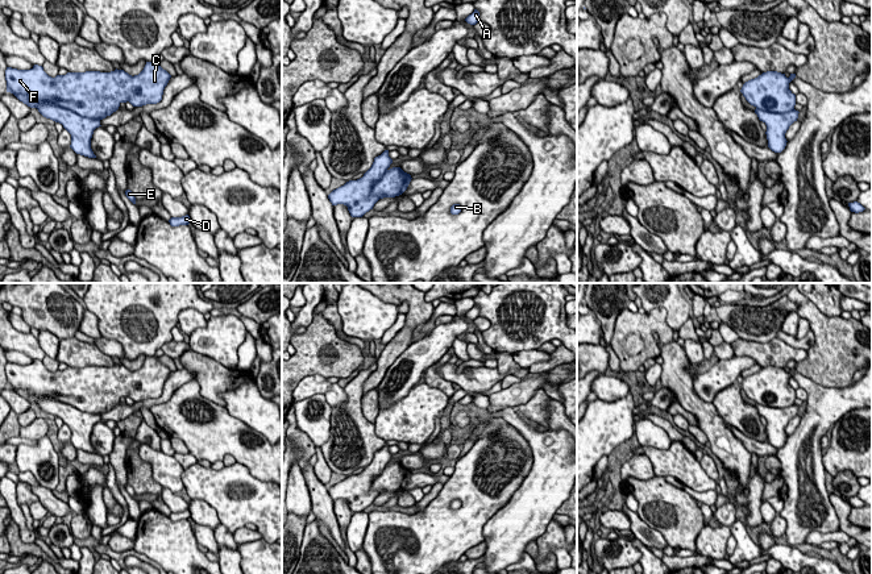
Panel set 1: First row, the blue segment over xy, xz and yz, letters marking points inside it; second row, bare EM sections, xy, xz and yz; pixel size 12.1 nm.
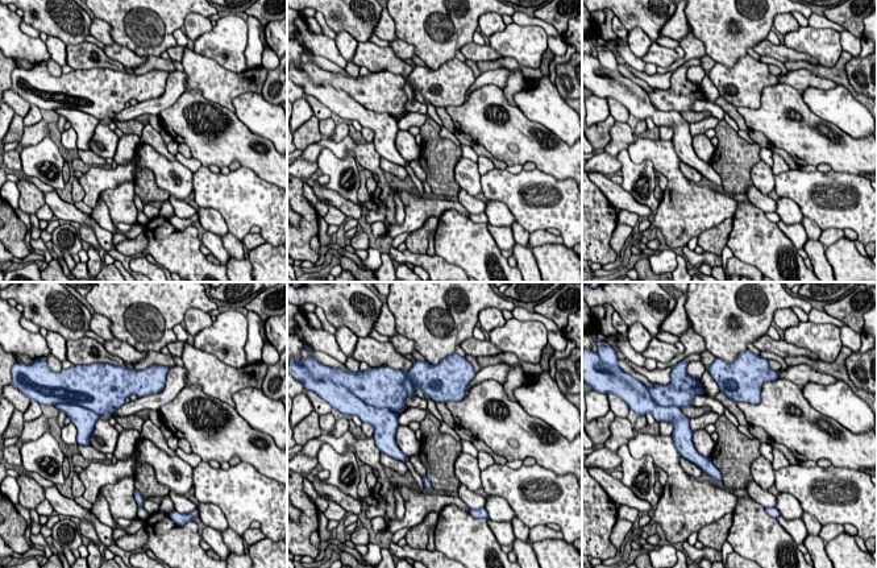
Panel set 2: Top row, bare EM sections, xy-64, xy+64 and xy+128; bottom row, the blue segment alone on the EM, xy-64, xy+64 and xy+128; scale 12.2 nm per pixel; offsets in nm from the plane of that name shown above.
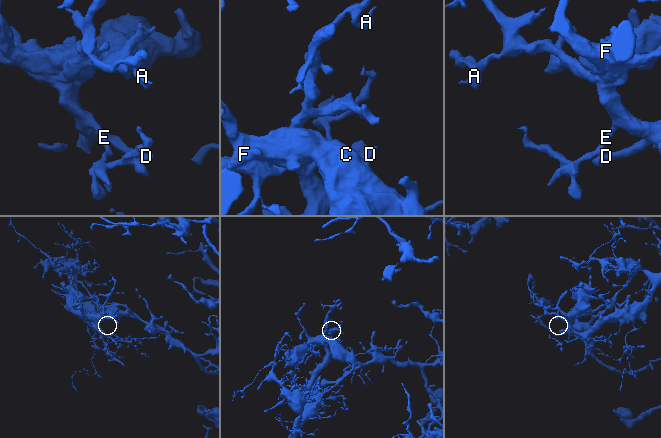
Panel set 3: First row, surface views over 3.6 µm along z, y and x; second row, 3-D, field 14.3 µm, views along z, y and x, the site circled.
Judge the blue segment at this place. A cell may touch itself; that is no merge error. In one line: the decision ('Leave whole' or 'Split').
Split

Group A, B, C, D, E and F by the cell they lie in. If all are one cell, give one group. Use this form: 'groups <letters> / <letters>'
groups A D E / B C F

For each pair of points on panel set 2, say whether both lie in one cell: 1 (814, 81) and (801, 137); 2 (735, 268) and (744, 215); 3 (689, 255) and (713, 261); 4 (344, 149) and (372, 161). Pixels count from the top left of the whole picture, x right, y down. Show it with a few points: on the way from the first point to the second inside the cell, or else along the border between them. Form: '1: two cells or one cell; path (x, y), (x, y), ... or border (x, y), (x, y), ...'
1: two cells; border (778, 82), (785, 82), (801, 92)
2: two cells; border (734, 256), (757, 268)
3: one cell; path (694, 258), (707, 258)
4: one cell; path (350, 149), (365, 154)

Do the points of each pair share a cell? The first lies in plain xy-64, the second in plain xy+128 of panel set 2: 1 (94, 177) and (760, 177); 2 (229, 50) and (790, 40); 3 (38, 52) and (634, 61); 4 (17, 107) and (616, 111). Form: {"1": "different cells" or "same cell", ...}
{"1": "same cell", "2": "same cell", "3": "same cell", "4": "same cell"}

